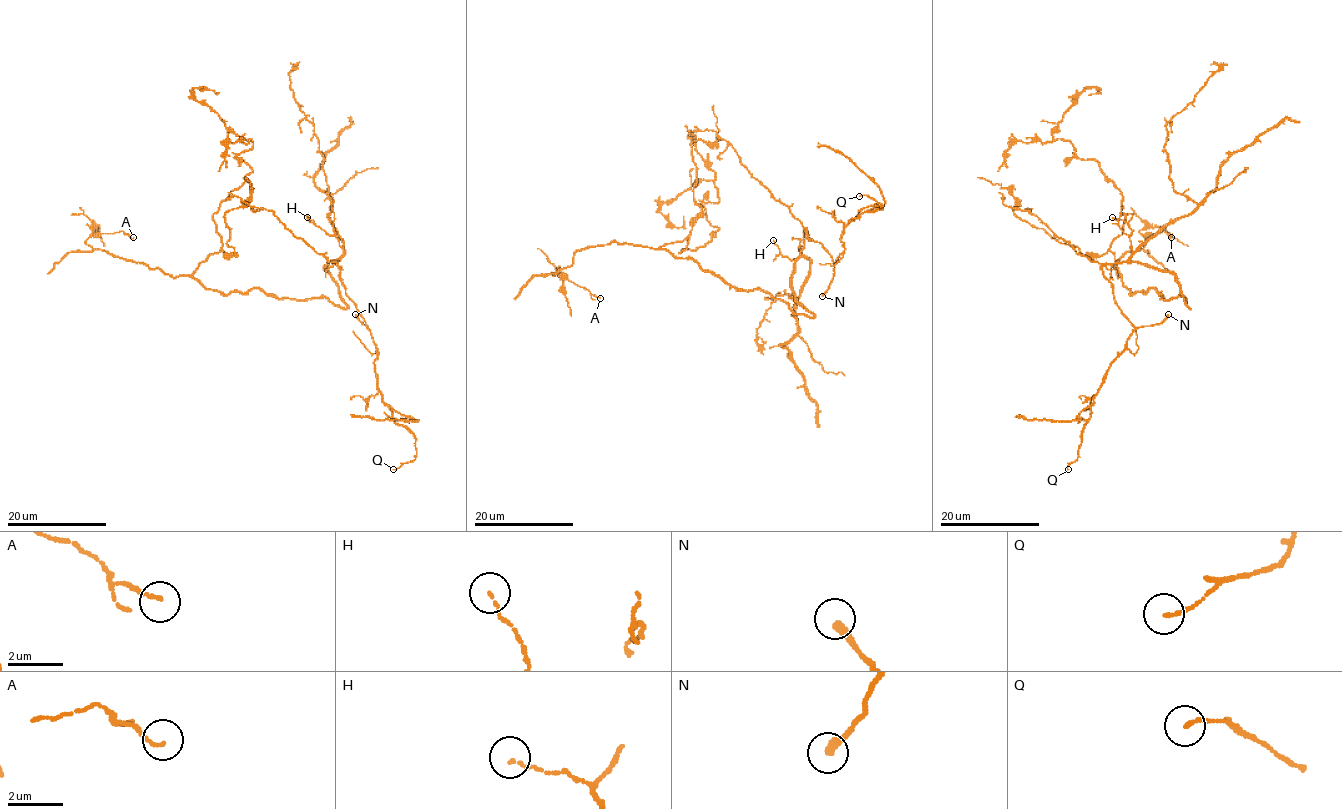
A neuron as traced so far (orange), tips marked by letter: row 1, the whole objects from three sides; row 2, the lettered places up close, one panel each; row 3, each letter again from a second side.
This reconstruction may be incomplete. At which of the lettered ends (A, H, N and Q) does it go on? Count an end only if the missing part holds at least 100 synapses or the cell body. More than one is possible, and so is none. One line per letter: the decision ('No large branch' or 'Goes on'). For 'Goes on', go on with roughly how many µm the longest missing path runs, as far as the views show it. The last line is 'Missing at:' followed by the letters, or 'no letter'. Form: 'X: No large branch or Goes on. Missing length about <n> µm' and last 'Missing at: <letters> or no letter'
A: No large branch
H: No large branch
N: No large branch
Q: No large branch
Missing at: no letter

